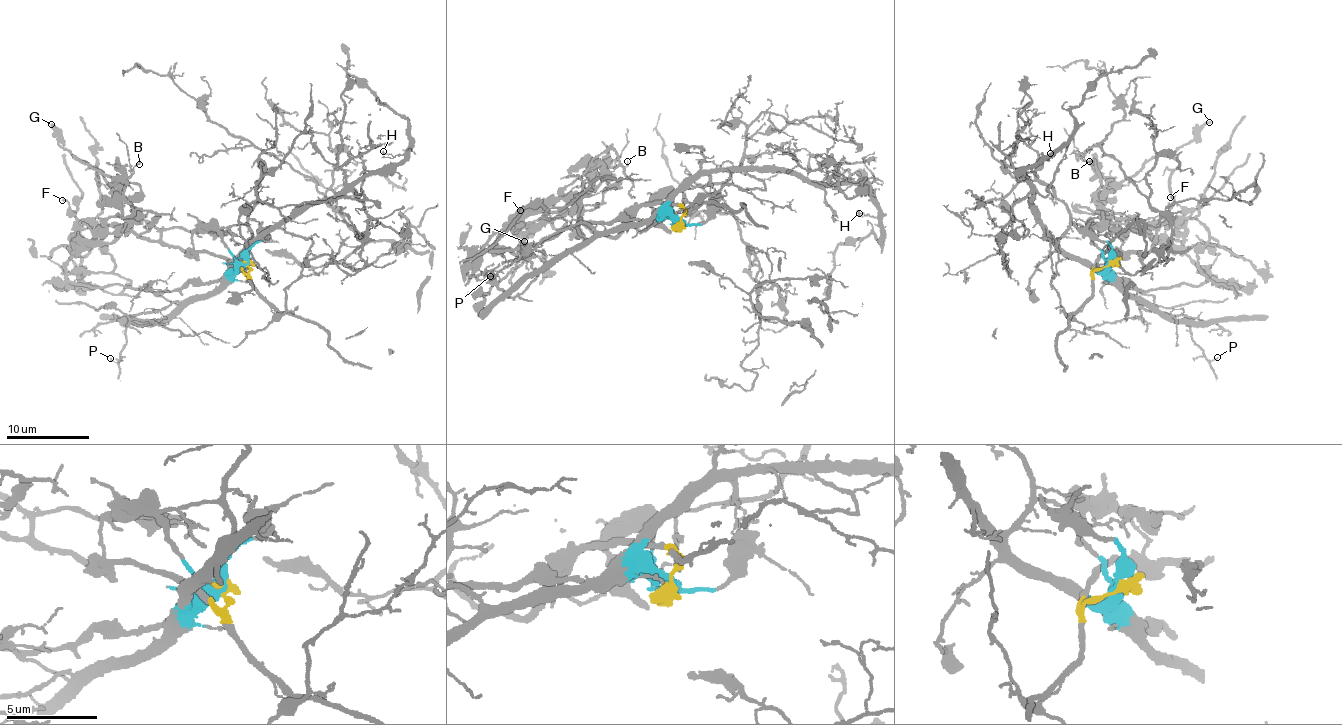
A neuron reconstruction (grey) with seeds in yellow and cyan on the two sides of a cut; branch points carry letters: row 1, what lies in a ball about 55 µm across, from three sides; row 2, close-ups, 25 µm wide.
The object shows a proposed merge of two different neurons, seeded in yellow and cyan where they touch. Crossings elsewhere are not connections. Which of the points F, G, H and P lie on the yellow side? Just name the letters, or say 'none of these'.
F, G

